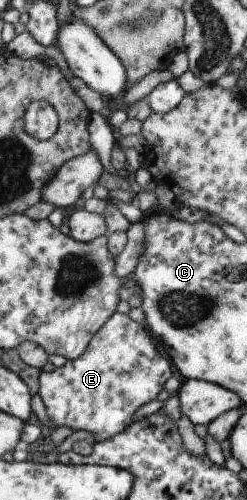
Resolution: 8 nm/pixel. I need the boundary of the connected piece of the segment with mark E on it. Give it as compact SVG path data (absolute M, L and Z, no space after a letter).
M114 312L95 332L77 359L67 360L62 367L51 372L39 371L37 395L45 407L49 428L69 427L73 431L81 429L93 433L95 442L103 441L126 429L133 419L133 413L159 395L165 381L171 377L171 370L169 358L160 348L157 349L157 343L147 328L129 319L127 314Z

